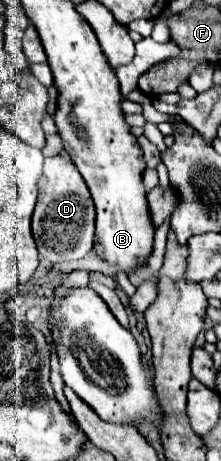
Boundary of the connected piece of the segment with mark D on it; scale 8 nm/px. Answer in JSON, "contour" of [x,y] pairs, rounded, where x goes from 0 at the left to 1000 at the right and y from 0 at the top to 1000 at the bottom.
{"contour":[[[253,336],[199,349],[199,380],[172,397],[172,410],[181,423],[145,466],[145,510],[181,557],[235,570],[371,562],[425,536],[434,497],[425,432],[389,406],[389,393],[308,341]]]}

